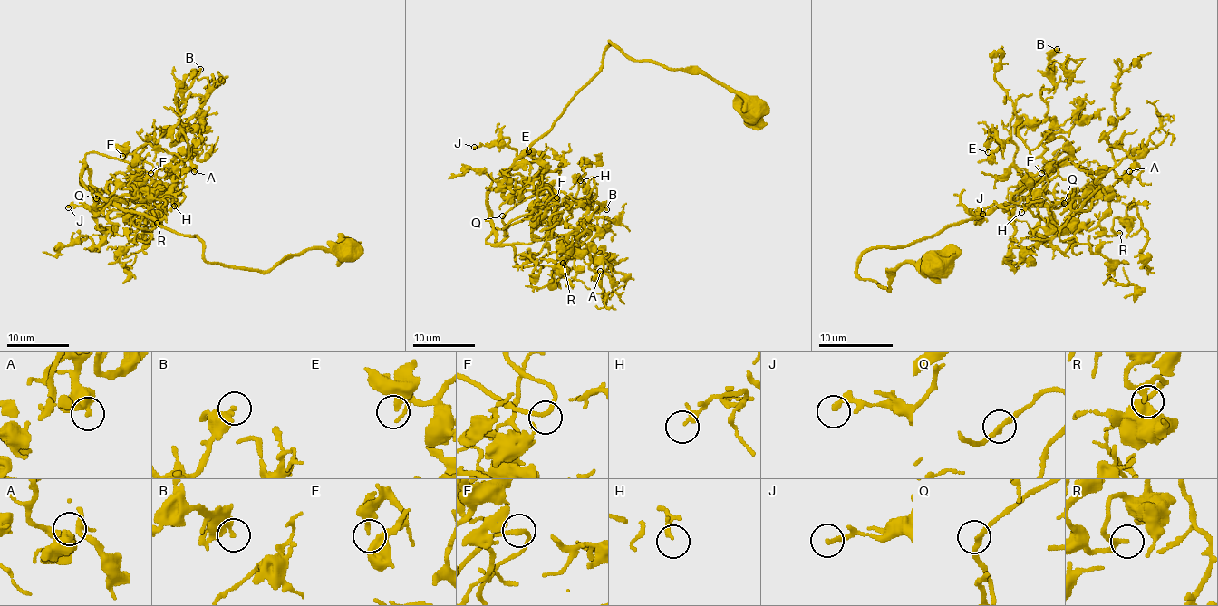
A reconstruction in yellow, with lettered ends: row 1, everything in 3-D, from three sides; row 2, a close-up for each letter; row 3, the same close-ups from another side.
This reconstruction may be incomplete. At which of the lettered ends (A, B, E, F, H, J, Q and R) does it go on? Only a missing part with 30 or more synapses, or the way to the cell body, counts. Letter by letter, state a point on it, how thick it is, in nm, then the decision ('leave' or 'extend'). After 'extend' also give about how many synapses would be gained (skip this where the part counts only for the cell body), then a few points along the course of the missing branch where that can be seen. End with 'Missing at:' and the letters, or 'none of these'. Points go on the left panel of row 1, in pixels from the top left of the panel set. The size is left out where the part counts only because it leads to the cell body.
A: place (194, 171); calibre 300 nm; leave
B: place (200, 69); calibre 320 nm; leave
E: place (122, 156); calibre 340 nm; leave
F: place (150, 173); calibre 170 nm; leave
H: place (174, 206); calibre 240 nm; leave
J: place (68, 207); calibre 200 nm; leave
Q: place (96, 198); calibre 200 nm; leave
R: place (157, 223); calibre 190 nm; leave
Missing at: none of these

